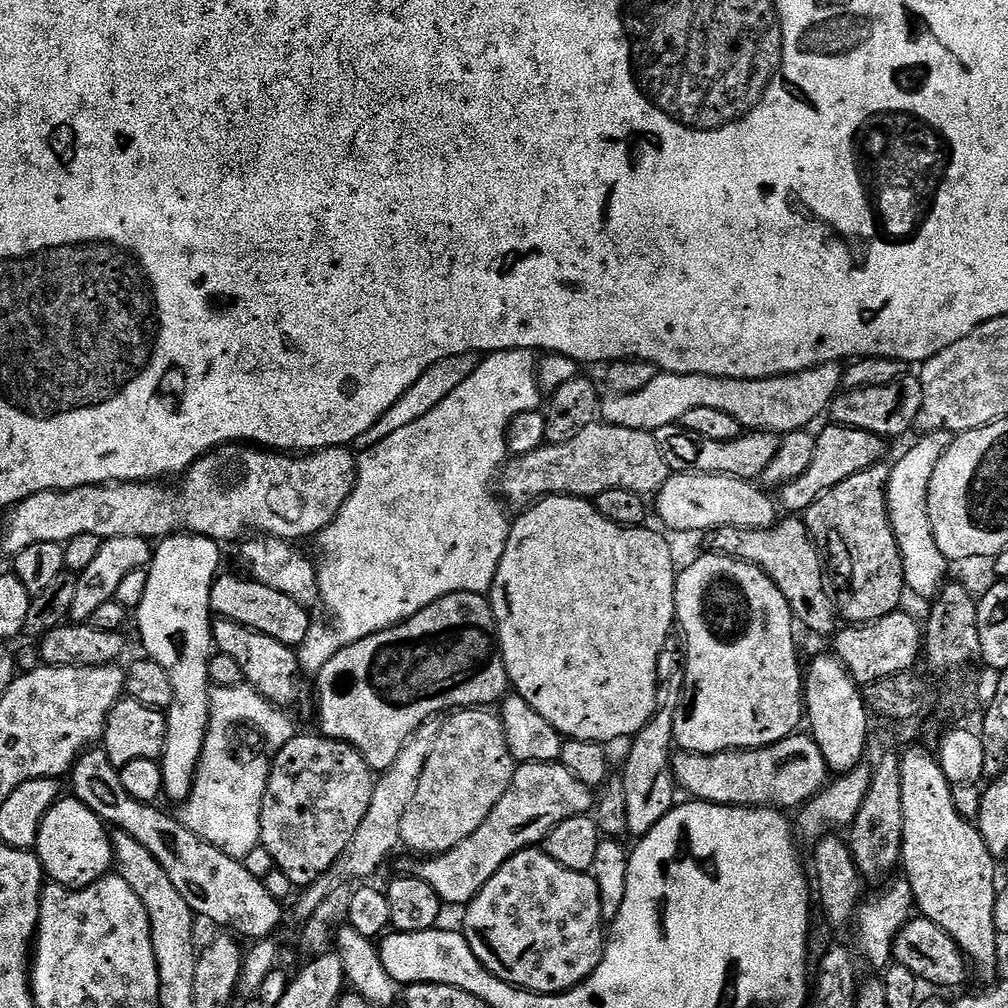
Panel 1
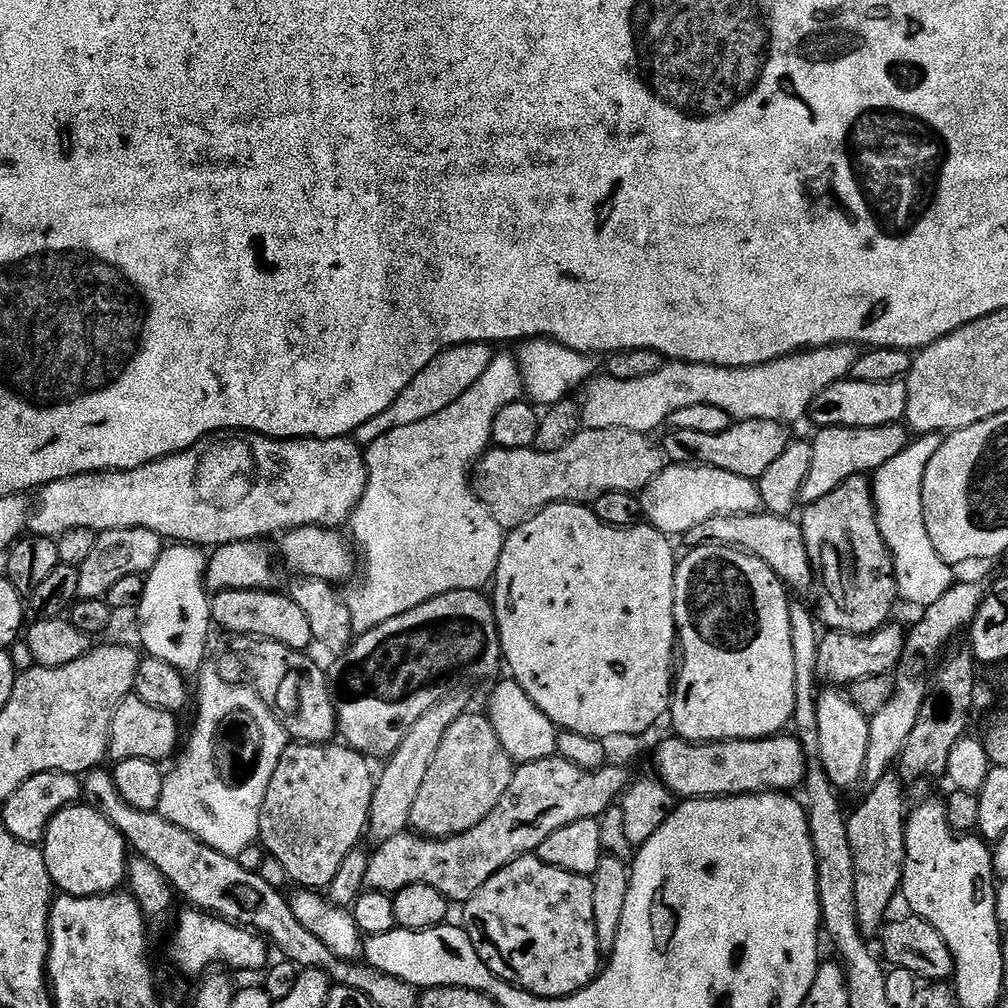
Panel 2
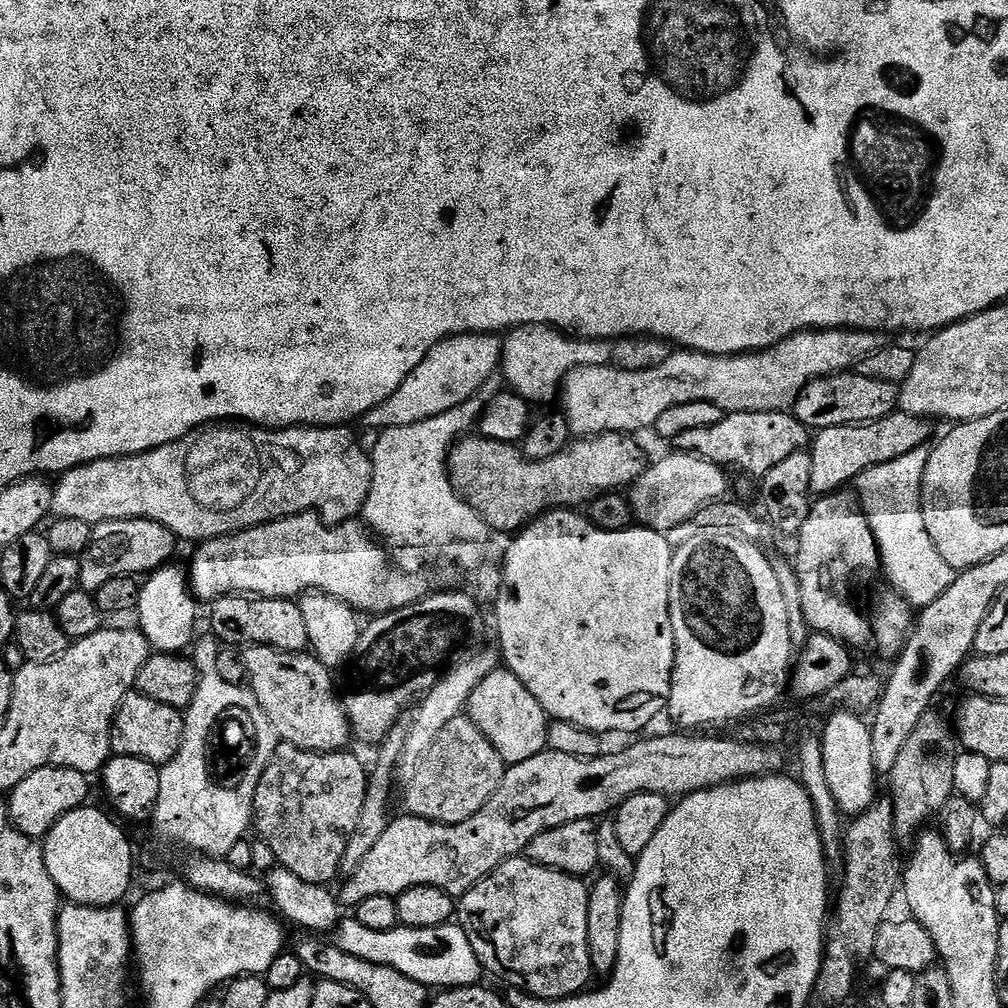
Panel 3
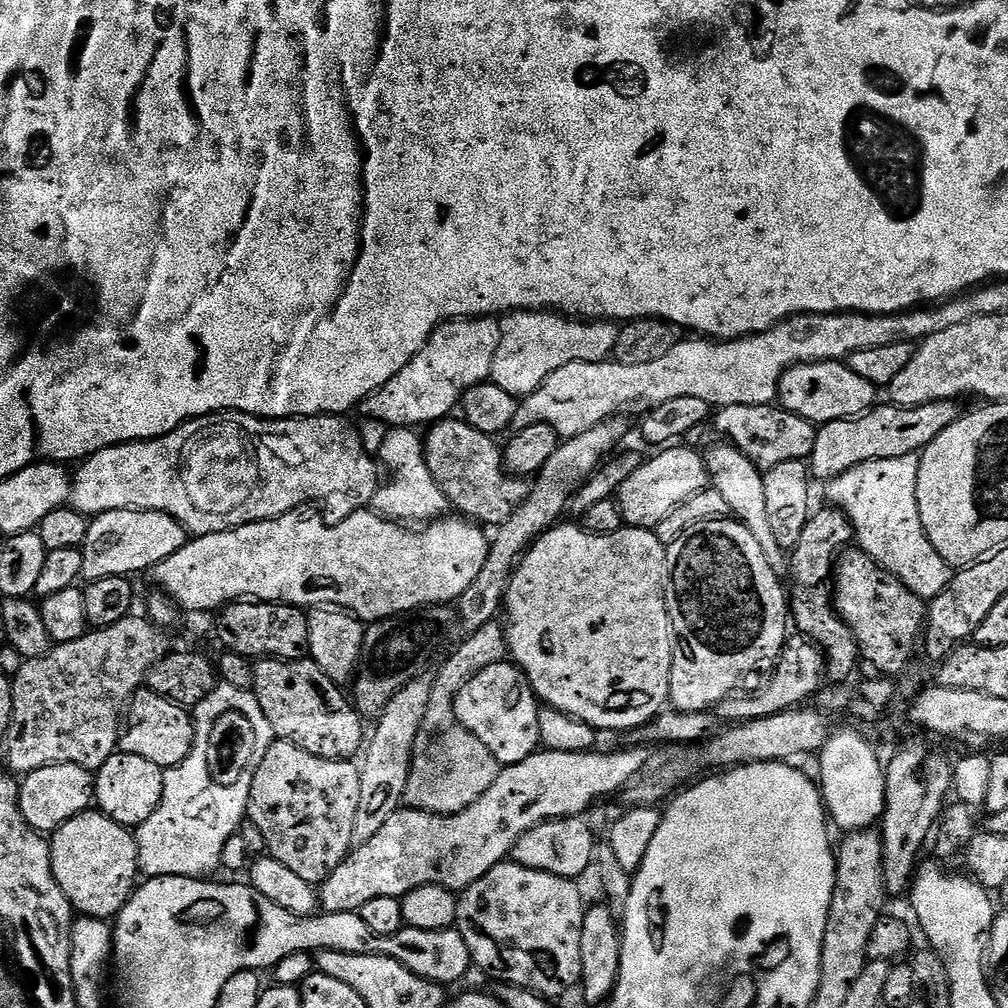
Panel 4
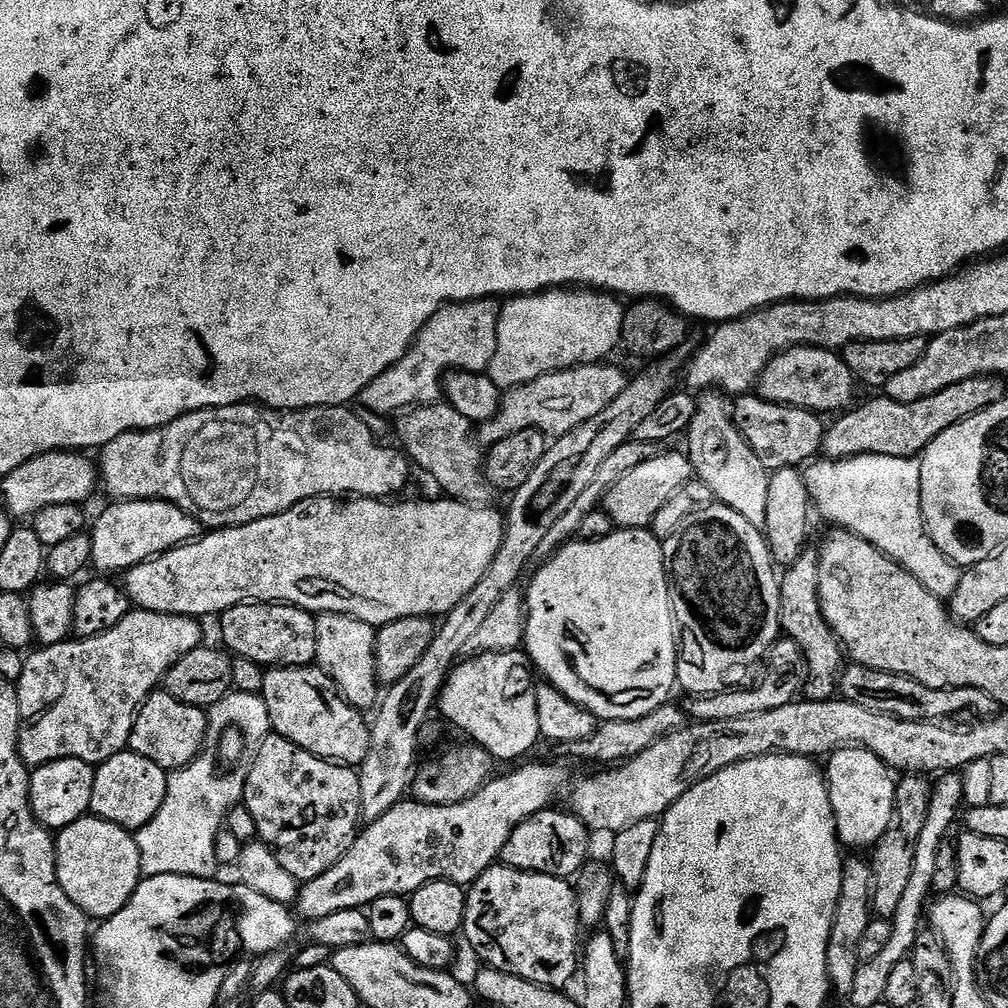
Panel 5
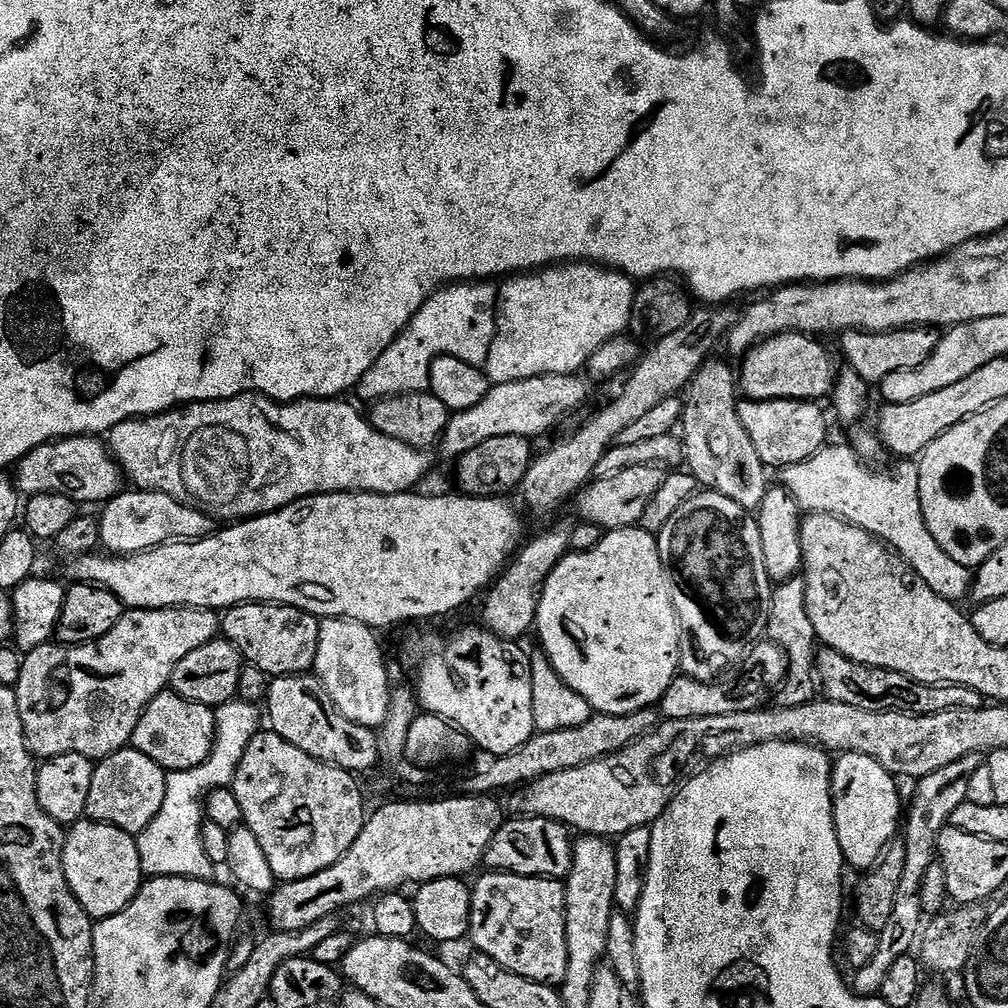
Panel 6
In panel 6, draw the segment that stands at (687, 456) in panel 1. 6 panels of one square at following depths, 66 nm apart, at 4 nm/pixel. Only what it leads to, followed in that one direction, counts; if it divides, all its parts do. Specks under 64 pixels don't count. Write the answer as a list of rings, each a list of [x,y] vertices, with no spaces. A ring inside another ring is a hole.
[[[744,398],[738,403],[738,418],[742,418],[742,426],[746,434],[750,434],[750,442],[754,442],[754,450],[758,450],[758,458],[762,458],[764,467],[779,470],[806,462],[829,443],[828,420],[820,408],[823,407],[819,403],[810,400]]]

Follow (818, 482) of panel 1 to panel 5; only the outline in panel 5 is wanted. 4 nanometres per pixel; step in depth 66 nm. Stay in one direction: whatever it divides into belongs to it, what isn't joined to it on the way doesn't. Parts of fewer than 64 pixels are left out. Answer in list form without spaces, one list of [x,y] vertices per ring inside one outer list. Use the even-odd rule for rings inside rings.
[[[997,375],[975,376],[974,378],[966,378],[966,382],[954,382],[954,386],[946,386],[946,390],[942,390],[930,398],[922,398],[913,404],[894,402],[887,398],[868,400],[861,408],[856,406],[837,415],[833,419],[836,421],[827,425],[822,449],[823,455],[829,460],[845,460],[851,456],[861,456],[862,454],[886,454],[890,458],[919,457],[926,450],[926,446],[930,446],[930,442],[934,442],[934,438],[938,438],[938,434],[950,430],[950,426],[954,426],[1005,399],[1004,384],[1005,381]]]

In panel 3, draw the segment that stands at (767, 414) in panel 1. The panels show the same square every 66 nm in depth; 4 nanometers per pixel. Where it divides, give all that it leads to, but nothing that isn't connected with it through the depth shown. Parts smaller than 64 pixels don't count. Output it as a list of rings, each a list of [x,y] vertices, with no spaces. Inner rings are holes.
[[[821,328],[795,332],[773,348],[744,352],[741,356],[676,350],[654,370],[622,370],[606,364],[575,368],[561,384],[558,401],[576,438],[601,436],[604,432],[640,434],[643,428],[655,426],[670,406],[683,406],[685,402],[714,402],[725,414],[786,412],[795,409],[796,400],[812,380],[851,372],[870,354],[878,354],[889,344],[889,337],[882,332]]]

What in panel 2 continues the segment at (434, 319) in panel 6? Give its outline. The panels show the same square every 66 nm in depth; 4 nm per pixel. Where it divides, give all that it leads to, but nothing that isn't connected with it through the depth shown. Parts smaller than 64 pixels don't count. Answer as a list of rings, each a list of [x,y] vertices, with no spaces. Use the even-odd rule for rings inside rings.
[[[460,344],[457,347],[446,349],[442,354],[436,356],[417,378],[399,395],[398,399],[378,417],[363,423],[356,430],[352,438],[363,448],[367,448],[378,438],[384,437],[392,430],[399,427],[410,426],[411,423],[422,422],[456,402],[489,369],[492,361],[493,349],[486,344]]]

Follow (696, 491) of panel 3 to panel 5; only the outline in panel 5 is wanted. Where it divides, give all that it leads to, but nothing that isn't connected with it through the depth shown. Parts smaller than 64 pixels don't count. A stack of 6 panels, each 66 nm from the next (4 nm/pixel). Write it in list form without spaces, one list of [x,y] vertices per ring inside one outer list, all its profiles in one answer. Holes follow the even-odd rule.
[[[683,451],[657,454],[642,466],[634,466],[630,474],[622,474],[614,486],[604,496],[602,505],[603,511],[610,514],[610,518],[615,522],[617,529],[621,528],[648,528],[654,522],[658,510],[670,502],[670,498],[682,486],[686,486],[689,480],[693,479],[694,473],[692,463]]]

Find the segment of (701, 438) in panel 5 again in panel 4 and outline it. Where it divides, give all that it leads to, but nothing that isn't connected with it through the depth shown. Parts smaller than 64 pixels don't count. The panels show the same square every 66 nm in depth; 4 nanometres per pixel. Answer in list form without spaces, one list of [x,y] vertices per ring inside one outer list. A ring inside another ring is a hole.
[[[716,442],[709,452],[703,453],[704,465],[708,467],[708,479],[711,487],[722,494],[729,503],[733,515],[754,534],[758,546],[762,546],[762,554],[766,554],[766,562],[770,562],[770,570],[782,582],[790,576],[790,556],[785,548],[778,546],[774,533],[770,527],[770,518],[766,515],[766,486],[764,485],[764,472],[746,458],[746,454],[739,452],[736,447],[727,442]]]

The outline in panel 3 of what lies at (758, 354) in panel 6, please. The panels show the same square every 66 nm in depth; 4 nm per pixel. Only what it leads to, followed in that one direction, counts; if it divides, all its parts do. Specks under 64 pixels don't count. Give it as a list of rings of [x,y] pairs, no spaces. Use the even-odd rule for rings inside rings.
[[[853,370],[812,380],[796,400],[794,415],[810,430],[837,428],[851,424],[863,426],[886,418],[897,411],[899,402],[900,390],[897,385],[860,376]]]

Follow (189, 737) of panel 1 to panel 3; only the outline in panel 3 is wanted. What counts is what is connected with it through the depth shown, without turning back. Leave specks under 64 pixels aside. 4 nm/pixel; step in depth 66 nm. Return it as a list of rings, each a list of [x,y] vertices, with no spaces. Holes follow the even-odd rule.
[[[172,567],[157,568],[143,581],[140,590],[138,627],[156,652],[180,654],[185,651],[184,647],[188,643],[188,647],[193,643],[194,637],[197,635],[196,607],[198,607],[198,601],[192,595],[190,580],[185,569],[183,572],[180,568]]]

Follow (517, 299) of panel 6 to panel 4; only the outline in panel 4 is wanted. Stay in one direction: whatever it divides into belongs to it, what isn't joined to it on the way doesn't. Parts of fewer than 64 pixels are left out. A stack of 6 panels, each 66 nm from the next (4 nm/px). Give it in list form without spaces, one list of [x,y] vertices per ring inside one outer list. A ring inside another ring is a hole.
[[[552,310],[509,312],[500,320],[500,329],[502,342],[498,342],[490,380],[517,398],[534,394],[554,370],[562,370],[562,366],[570,366],[570,362],[598,364],[609,359],[616,350],[618,331],[612,322],[585,322]]]

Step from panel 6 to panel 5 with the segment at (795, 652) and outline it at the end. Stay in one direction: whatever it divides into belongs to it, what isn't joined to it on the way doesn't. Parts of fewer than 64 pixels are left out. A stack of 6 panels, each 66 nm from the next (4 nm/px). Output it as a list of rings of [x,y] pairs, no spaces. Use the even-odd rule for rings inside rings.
[[[806,550],[800,555],[798,562],[783,569],[780,581],[780,626],[787,639],[798,642],[804,655],[806,679],[802,689],[803,699],[822,702],[837,695],[840,674],[846,664],[846,653],[840,639],[822,614],[816,589],[817,563],[817,553]]]

